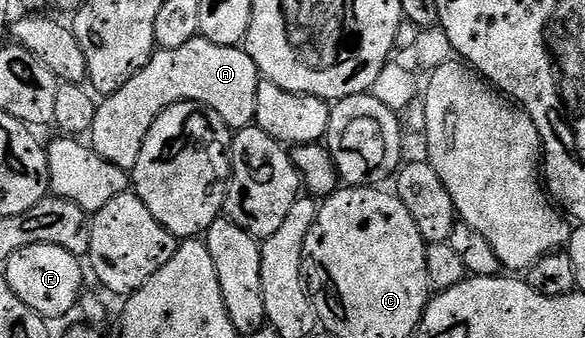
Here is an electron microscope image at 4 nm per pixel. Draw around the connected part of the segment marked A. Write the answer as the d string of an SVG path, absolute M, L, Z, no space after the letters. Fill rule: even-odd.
M199 37L176 49L155 50L148 65L144 65L132 81L120 85L116 93L98 103L89 142L104 161L127 173L133 172L140 149L144 149L144 137L148 137L148 129L156 125L156 117L160 117L164 109L177 103L203 103L216 109L231 129L249 127L254 123L259 82L258 67L241 46L218 45Z

